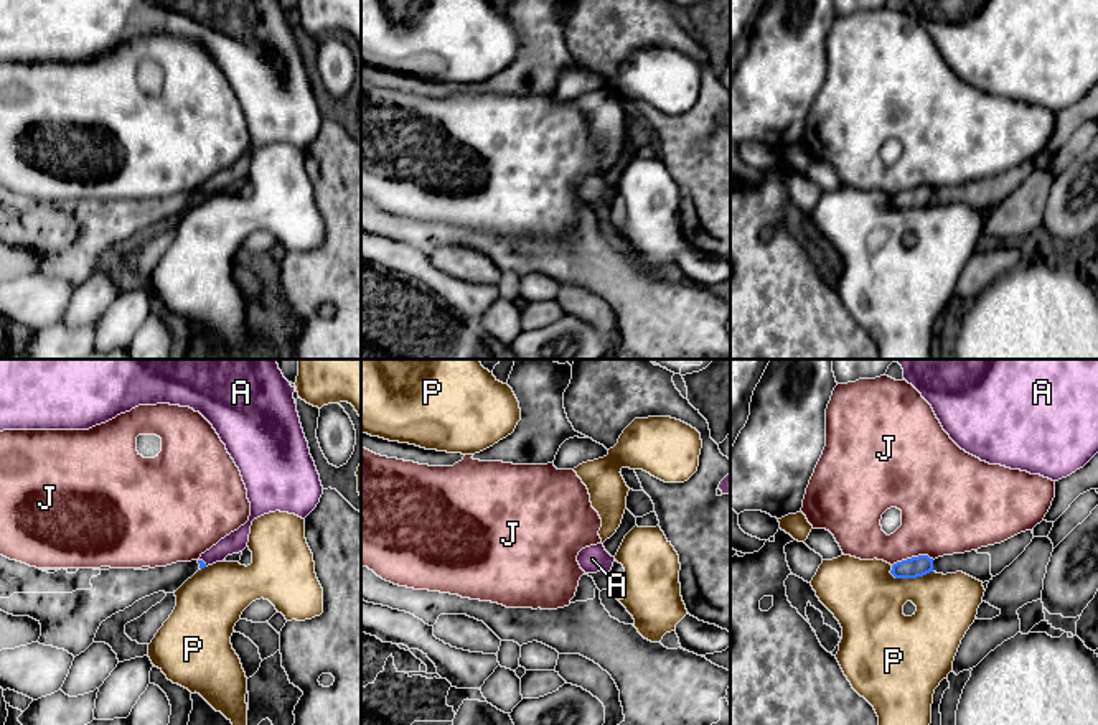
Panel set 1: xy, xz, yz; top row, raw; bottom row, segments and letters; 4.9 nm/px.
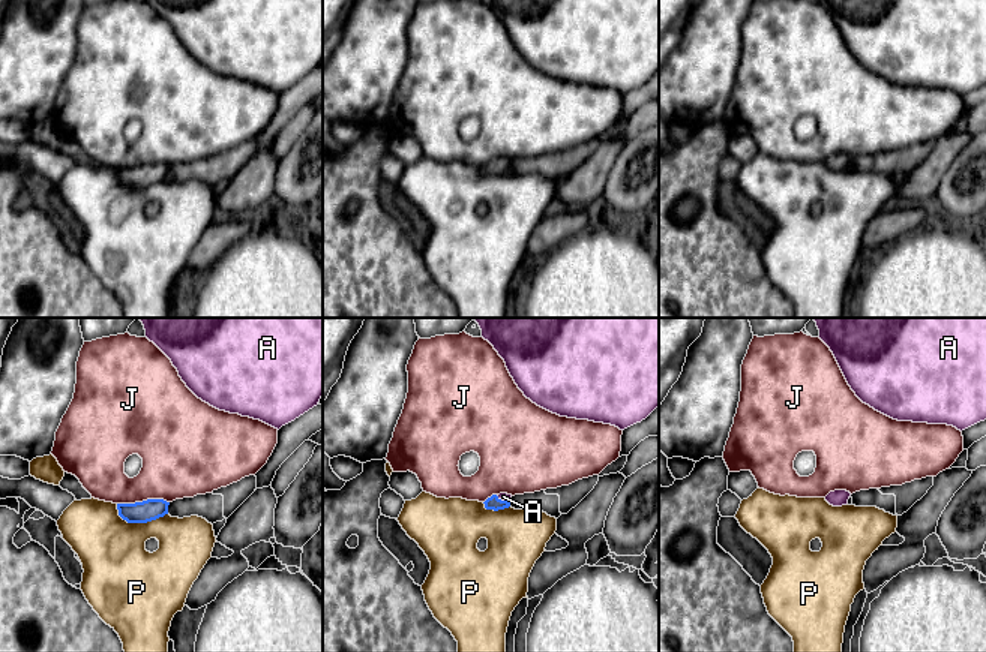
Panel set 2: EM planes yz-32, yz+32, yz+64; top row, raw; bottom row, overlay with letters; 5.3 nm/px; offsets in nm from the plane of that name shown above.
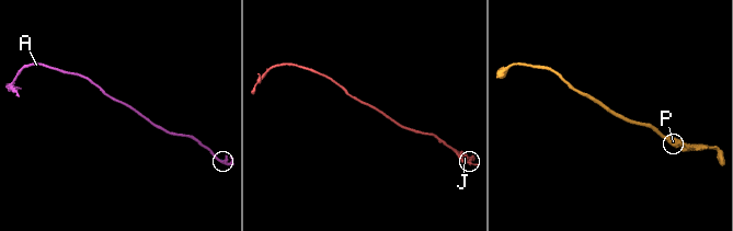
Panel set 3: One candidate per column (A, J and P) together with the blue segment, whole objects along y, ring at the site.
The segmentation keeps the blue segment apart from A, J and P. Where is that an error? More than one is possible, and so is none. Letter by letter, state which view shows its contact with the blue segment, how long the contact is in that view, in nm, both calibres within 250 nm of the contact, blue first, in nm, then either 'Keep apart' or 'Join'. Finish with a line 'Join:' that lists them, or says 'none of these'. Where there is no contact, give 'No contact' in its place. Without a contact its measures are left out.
A: Touches blue in xy. Shared border 60 nm. Thickness 30 nm (blue) against 100 nm. Join
J: Touches blue in yz. Shared border 220 nm. Thickness 100 nm (blue) against 380 nm. Keep apart
P: Touches blue in yz. Shared border 220 nm. Thickness 100 nm (blue) against 360 nm. Keep apart
Join: A

